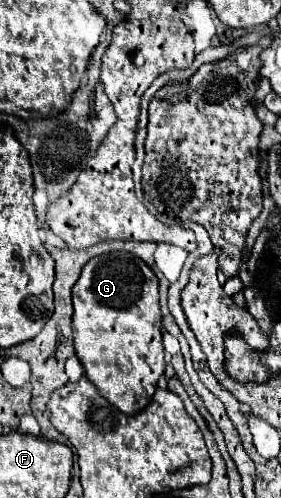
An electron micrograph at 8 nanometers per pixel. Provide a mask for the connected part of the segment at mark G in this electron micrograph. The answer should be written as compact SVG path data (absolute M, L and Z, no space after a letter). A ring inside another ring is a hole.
M128 252L102 254L82 268L78 282L72 288L74 302L74 348L88 380L98 392L120 412L136 414L148 406L156 392L158 378L164 374L164 346L162 346L162 314L158 306L158 278L148 264Z

